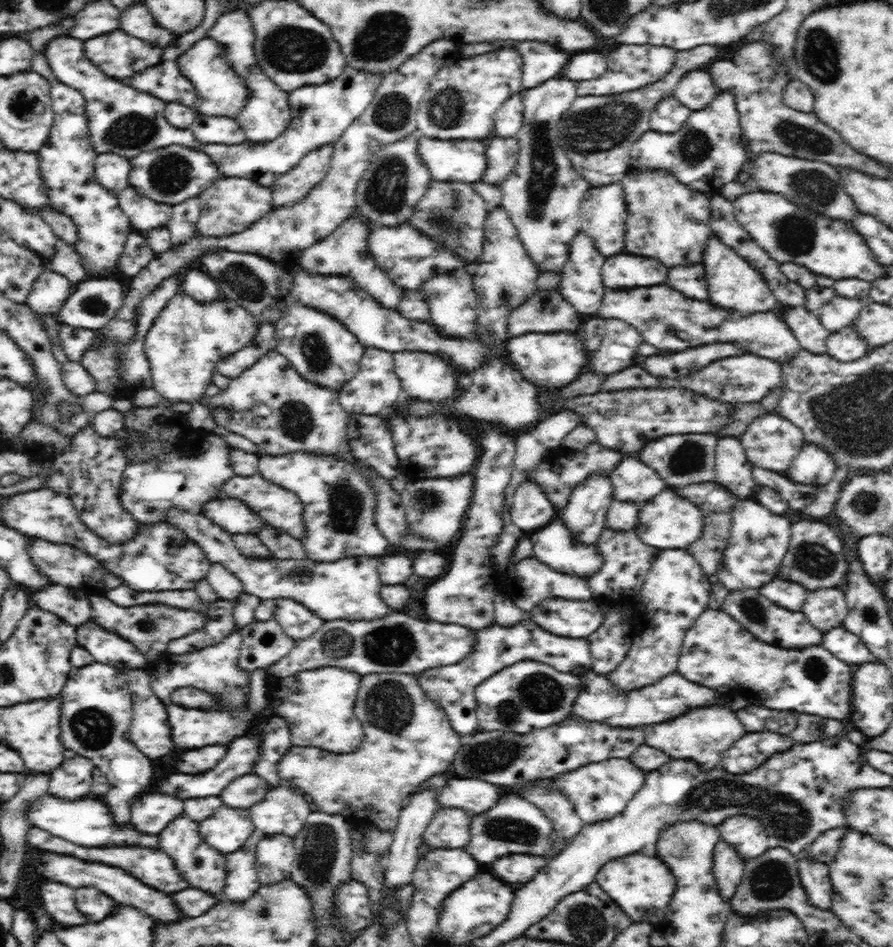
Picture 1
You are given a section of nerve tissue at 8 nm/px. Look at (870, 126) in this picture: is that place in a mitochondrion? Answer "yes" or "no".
no

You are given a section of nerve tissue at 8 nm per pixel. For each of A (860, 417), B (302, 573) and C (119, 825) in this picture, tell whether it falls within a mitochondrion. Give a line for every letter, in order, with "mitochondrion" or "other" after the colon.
A: mitochondrion
B: other
C: other

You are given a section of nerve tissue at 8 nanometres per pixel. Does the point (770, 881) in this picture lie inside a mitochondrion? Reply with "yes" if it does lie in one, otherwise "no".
yes

